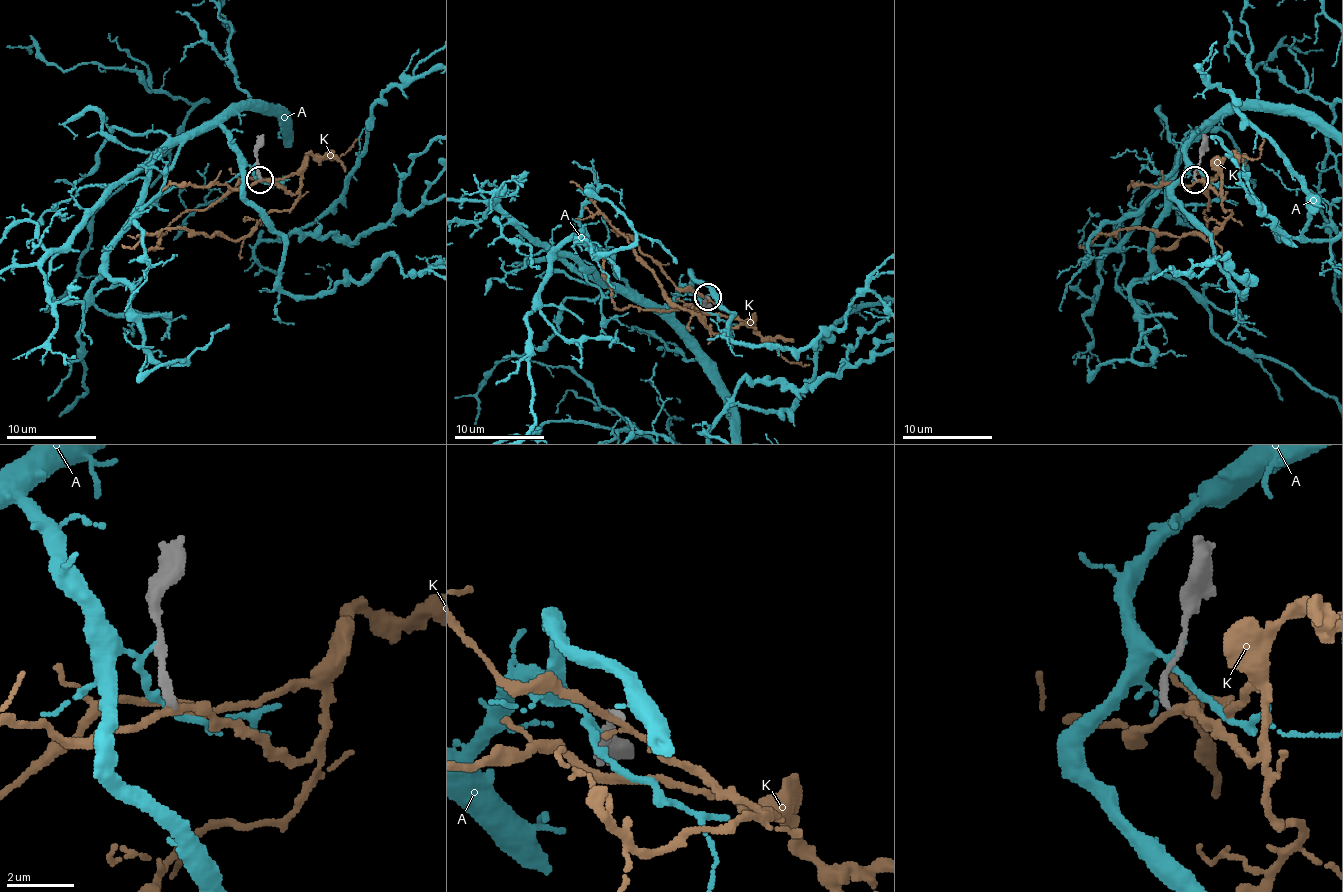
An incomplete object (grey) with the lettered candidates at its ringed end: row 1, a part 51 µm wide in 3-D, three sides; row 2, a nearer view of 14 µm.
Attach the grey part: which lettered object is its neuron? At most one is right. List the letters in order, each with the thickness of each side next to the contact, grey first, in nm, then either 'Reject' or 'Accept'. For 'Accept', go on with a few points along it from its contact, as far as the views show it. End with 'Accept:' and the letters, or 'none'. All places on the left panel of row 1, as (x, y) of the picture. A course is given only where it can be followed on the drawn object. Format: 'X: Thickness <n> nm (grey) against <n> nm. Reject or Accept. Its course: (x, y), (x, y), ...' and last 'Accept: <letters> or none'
A: Thickness 170 nm (grey) against 130 nm. Reject
K: Thickness 200 nm (grey) against 190 nm. Reject
Accept: none

